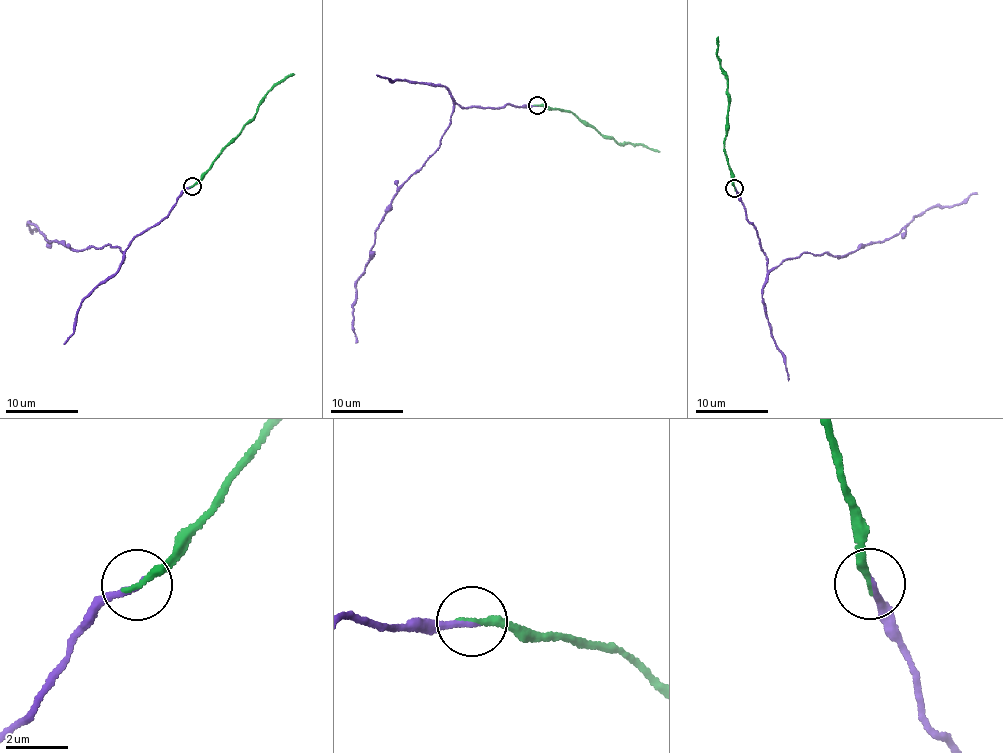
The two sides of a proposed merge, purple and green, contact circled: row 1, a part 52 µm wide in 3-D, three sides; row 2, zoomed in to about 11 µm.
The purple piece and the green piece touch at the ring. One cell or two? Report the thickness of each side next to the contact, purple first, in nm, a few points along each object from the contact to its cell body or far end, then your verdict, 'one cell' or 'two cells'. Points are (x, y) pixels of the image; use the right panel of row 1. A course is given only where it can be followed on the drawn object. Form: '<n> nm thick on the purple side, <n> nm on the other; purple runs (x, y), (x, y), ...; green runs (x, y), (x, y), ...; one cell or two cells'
200 nm thick on the purple side, 220 nm on the other; purple runs (734, 187), (757, 231), (768, 270), (807, 253), (835, 258), (883, 242), (935, 207), (957, 206), (978, 193); green runs (734, 187), (725, 147), (728, 84), (717, 58), (717, 37); one cell

